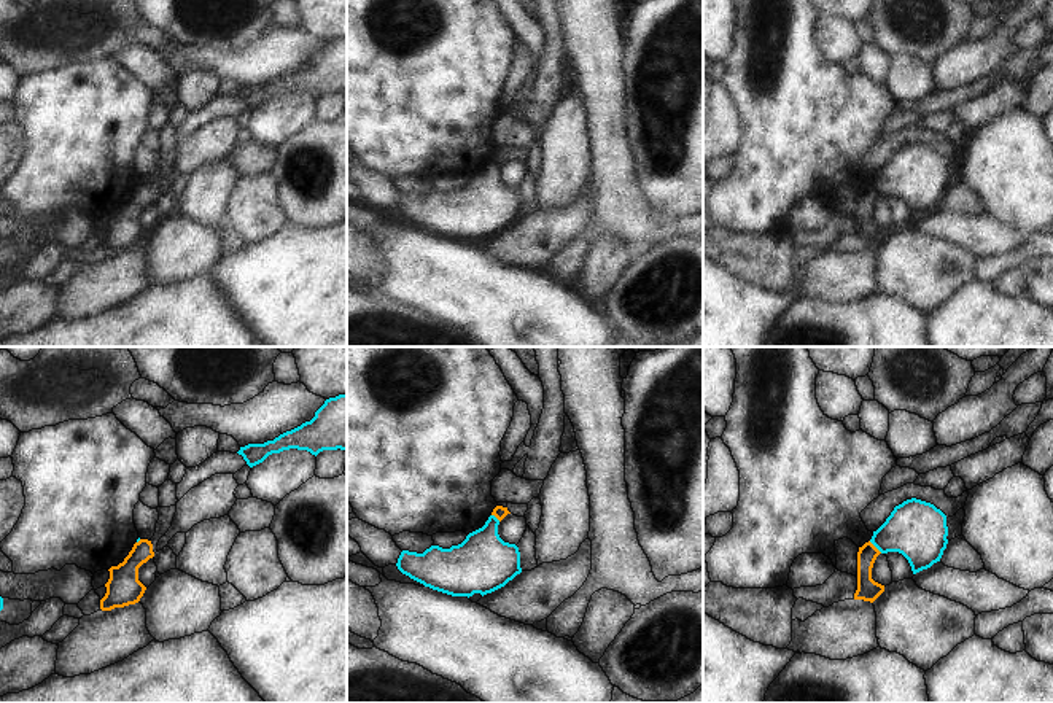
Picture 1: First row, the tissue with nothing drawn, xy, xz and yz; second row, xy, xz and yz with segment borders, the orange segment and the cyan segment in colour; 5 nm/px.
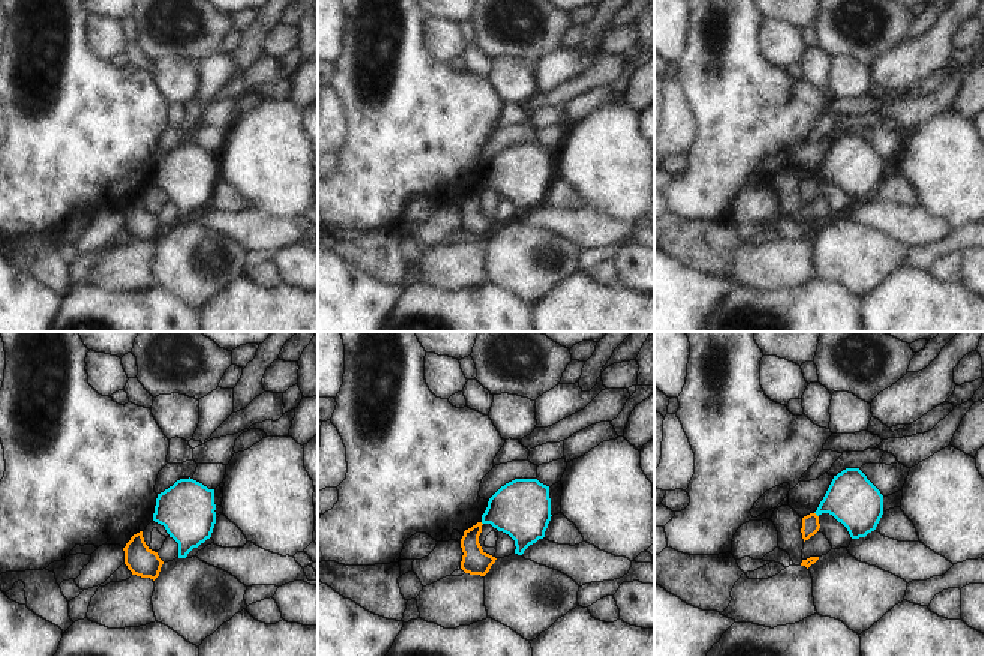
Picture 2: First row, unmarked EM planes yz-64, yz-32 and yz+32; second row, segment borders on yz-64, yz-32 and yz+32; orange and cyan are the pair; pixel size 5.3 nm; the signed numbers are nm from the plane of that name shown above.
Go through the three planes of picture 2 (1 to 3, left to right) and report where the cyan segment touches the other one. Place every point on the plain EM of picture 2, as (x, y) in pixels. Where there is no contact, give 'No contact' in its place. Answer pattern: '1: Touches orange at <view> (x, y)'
1: No contact
2: No contact
3: Touches orange at yz+32 (816, 179).

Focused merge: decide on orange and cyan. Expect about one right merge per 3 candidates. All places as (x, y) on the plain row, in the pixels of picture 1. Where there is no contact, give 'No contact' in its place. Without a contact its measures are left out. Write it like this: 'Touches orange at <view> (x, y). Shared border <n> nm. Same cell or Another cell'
Touches orange at yz (874, 190). Shared border 90 nm. Another cell.

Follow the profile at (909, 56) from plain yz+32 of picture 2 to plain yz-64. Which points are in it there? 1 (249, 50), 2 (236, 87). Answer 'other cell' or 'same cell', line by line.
1: other cell
2: other cell

